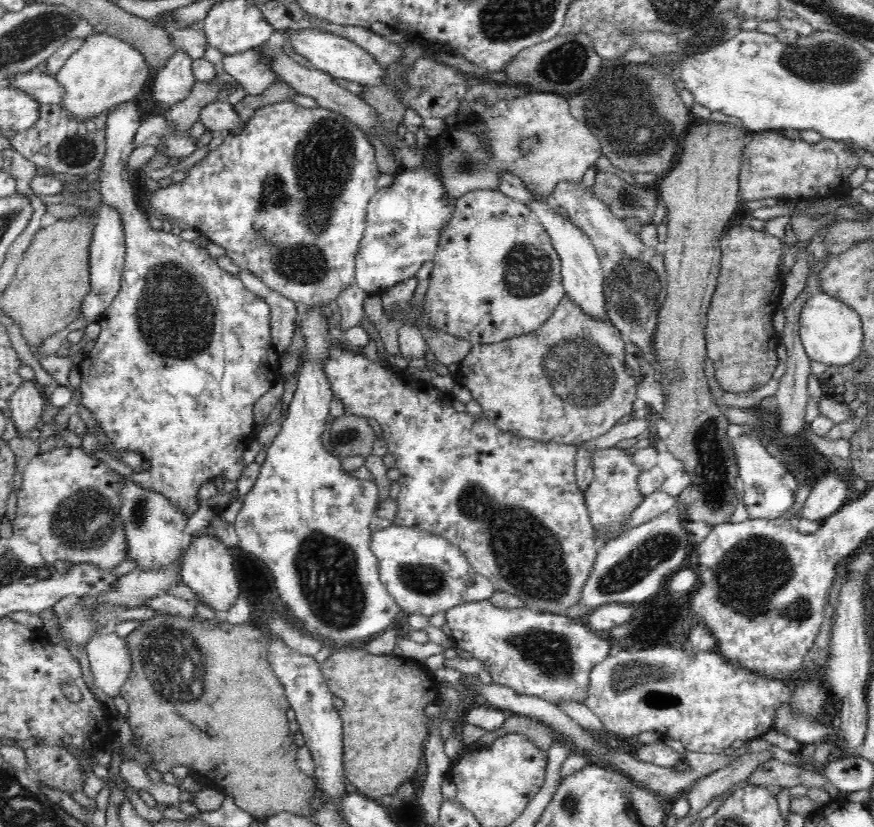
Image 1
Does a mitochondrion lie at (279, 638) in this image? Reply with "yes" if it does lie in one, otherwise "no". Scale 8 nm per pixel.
no

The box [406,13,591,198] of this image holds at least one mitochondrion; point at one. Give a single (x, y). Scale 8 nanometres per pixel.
(464, 164)

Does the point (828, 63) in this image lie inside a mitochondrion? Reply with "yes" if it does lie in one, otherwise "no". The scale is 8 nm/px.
yes

